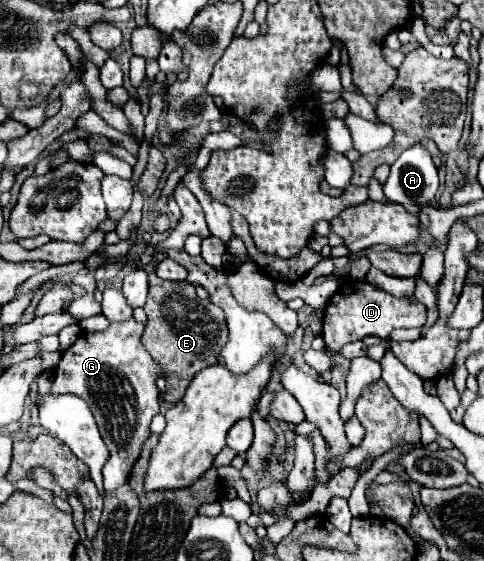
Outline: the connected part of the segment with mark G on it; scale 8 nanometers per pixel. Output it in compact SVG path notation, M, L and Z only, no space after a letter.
M131 317L123 323L111 323L105 331L83 331L63 353L51 387L55 393L73 393L87 401L101 437L111 451L111 457L103 467L105 491L111 495L127 483L131 467L139 459L145 439L151 435L149 423L153 415L159 413L157 377L167 375L161 365L143 349L143 329L145 323L139 323L135 317Z

